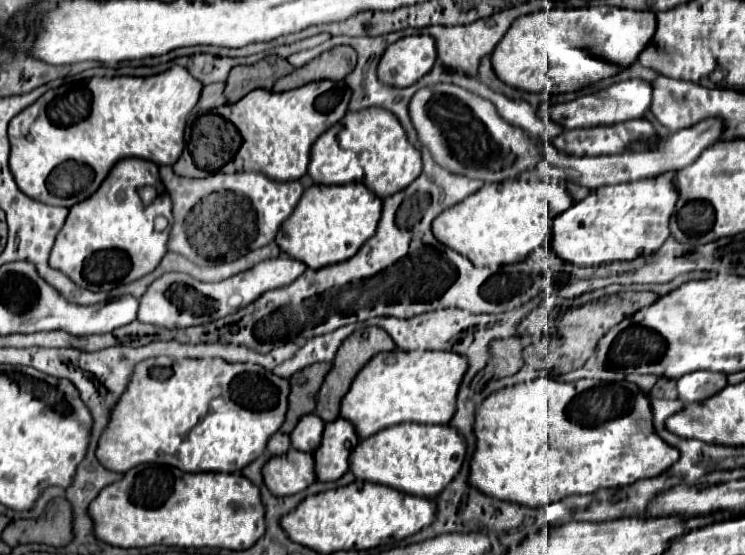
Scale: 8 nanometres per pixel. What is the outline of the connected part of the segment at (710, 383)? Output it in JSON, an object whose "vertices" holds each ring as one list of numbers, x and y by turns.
{"vertices":[[692,372,677,380,677,392,681,402,699,402,717,394,727,386,727,376,721,372]]}

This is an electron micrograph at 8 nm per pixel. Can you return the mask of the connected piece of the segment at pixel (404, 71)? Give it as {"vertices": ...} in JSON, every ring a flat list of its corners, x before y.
{"vertices":[[405,36,391,44,377,64,377,78,383,84,405,88,425,76,437,58,431,36]]}

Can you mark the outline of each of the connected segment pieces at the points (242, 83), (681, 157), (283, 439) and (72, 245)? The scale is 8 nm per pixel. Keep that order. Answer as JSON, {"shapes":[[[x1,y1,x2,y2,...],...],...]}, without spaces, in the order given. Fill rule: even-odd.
{"shapes":[[[275,54,265,56,263,60,251,64,251,66,235,66,229,72,229,78,225,82,225,98,229,104,241,100,247,92,255,88,271,90,273,82,285,74,291,74,295,68]],[[703,120,691,128,679,130,675,134,671,134,665,142,661,142,659,146,645,150,645,152,633,152,627,150,623,154,611,154,611,156,565,156,553,150,551,154,551,166,553,166,553,176,555,178,563,178,563,180,571,180,575,184,587,186,587,188,599,188,605,184,623,184,629,180,641,180,641,178,649,178,661,172,677,172,685,166,689,166,705,148,713,146,713,142,721,136,723,132,723,124,721,120]],[[279,432,277,436,273,436,273,440,269,440,269,448,267,450,277,456,277,454,285,454,289,448,291,448,289,436,283,434,283,432]],[[119,160,105,178,105,184,97,188,95,196,89,196,89,200,69,210,49,254,49,266,65,272,77,286,91,292,109,292,149,274,167,252,169,240,169,228,157,232,153,222,157,216,167,218,169,224,173,222,171,198,163,192,157,172,157,164,149,160],[139,186,157,186,157,198,147,208,137,194]]]}

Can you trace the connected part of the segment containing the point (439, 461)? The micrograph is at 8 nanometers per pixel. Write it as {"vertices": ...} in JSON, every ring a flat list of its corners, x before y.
{"vertices":[[405,422,383,428,375,436,361,440,353,450,353,456,349,456,349,470,357,480,385,484,399,492,433,500,433,496,437,496,457,476,463,458,465,444,455,428]]}

